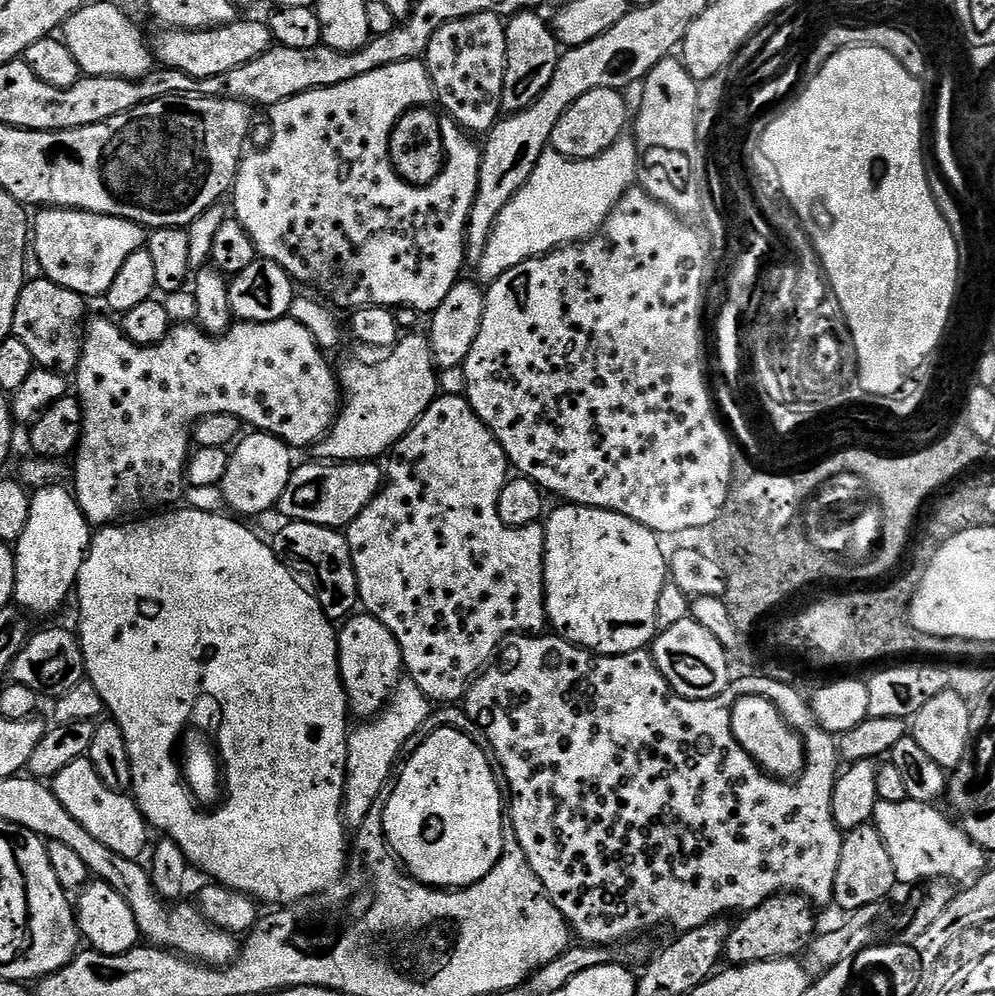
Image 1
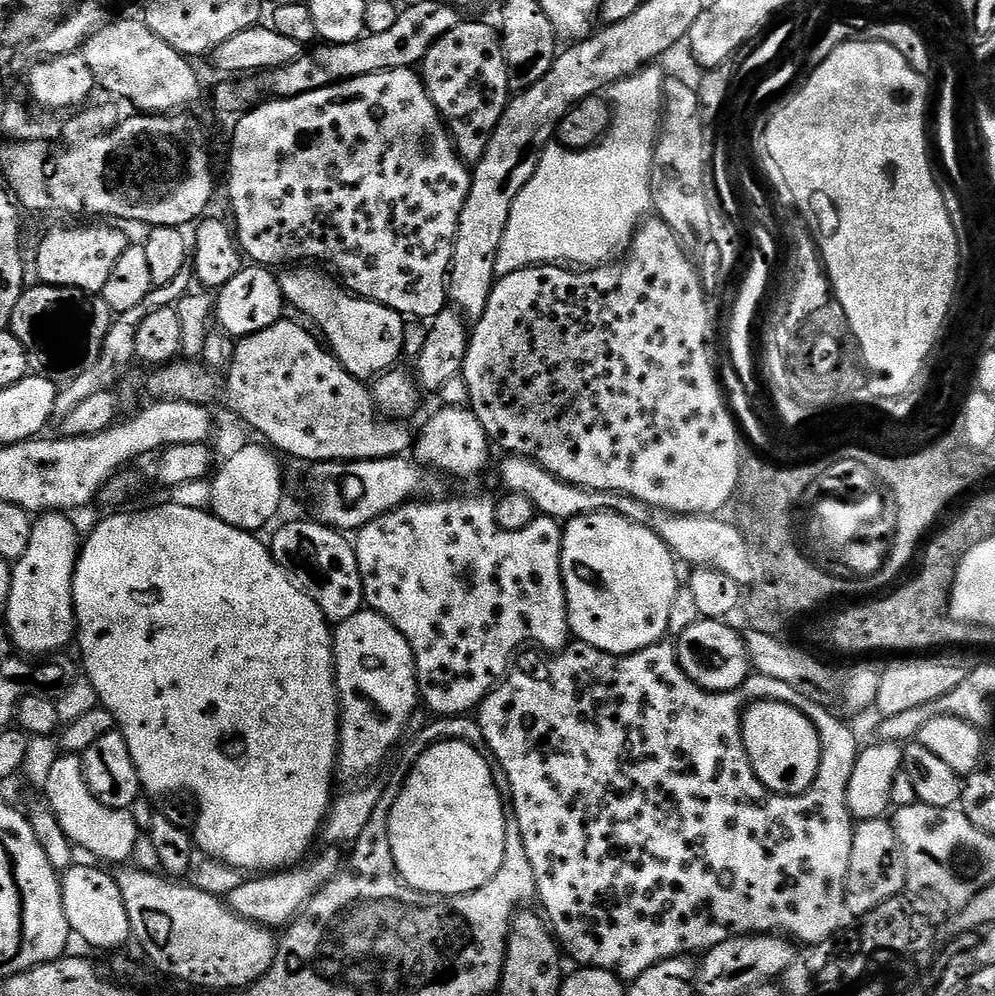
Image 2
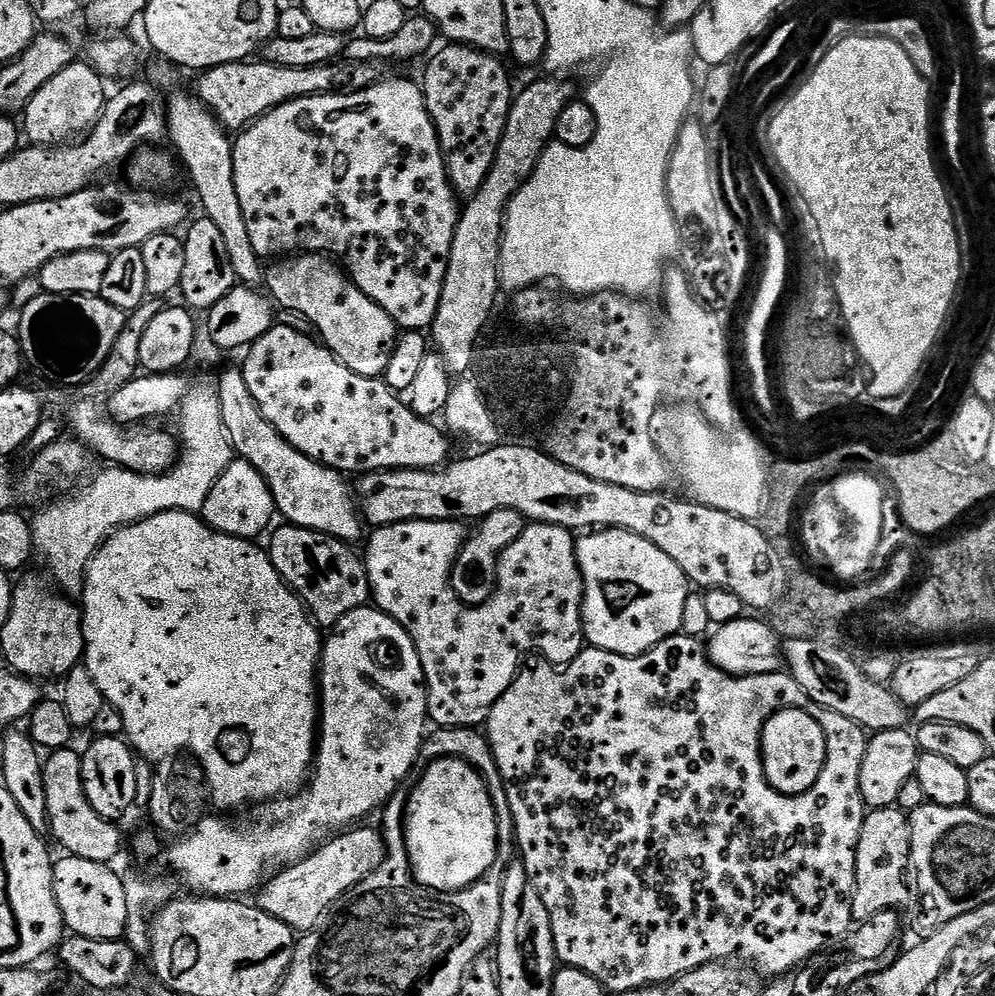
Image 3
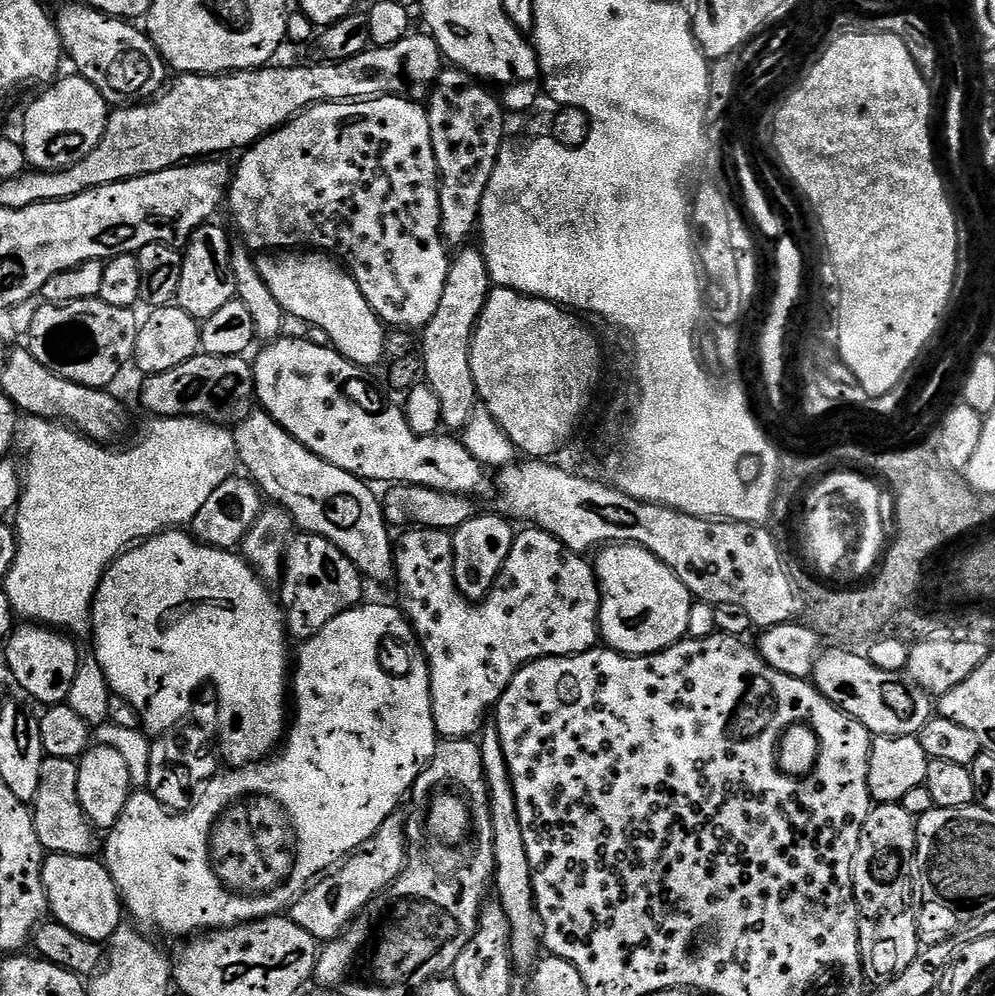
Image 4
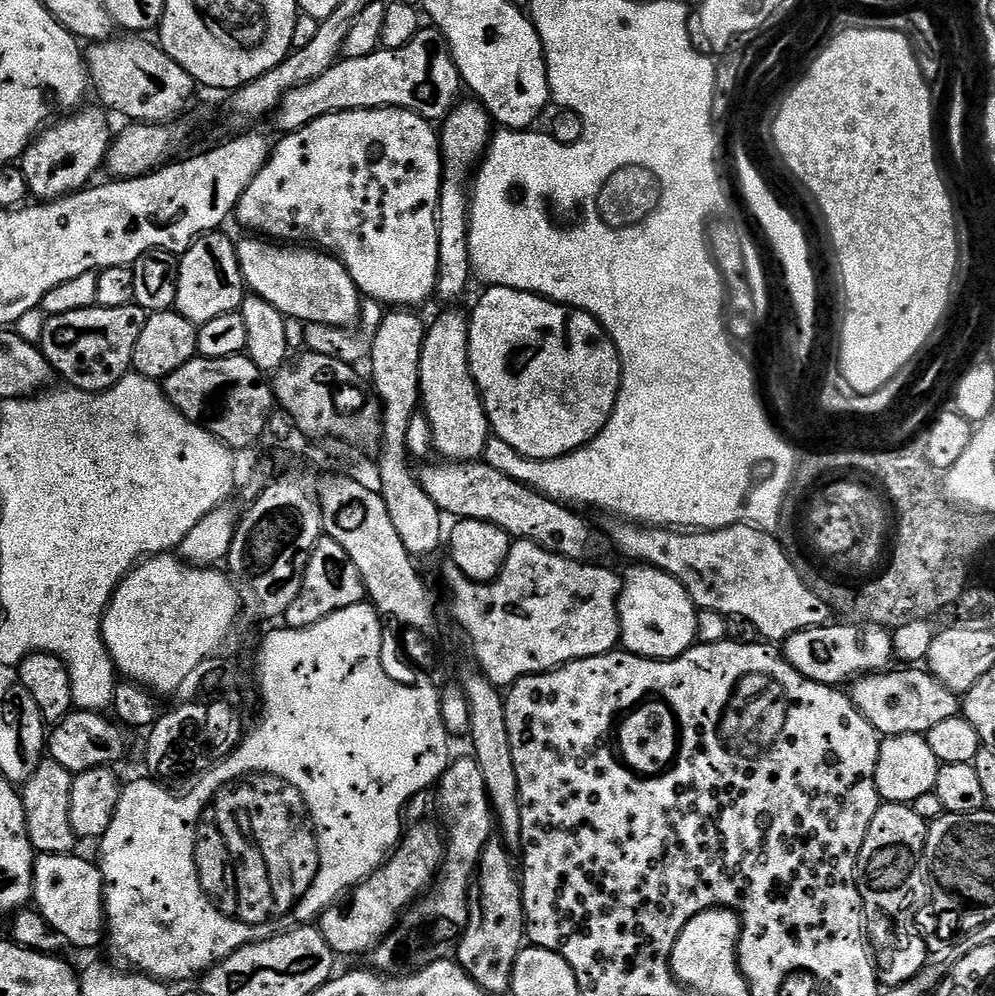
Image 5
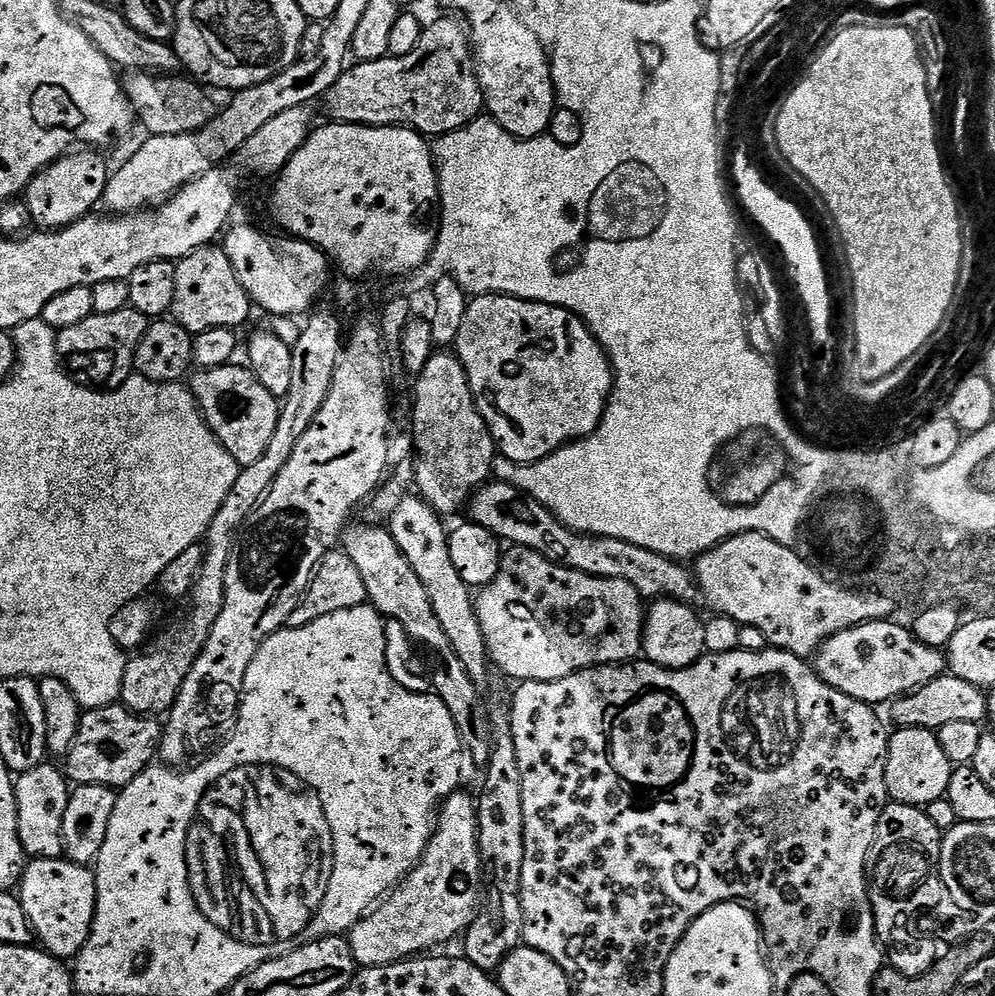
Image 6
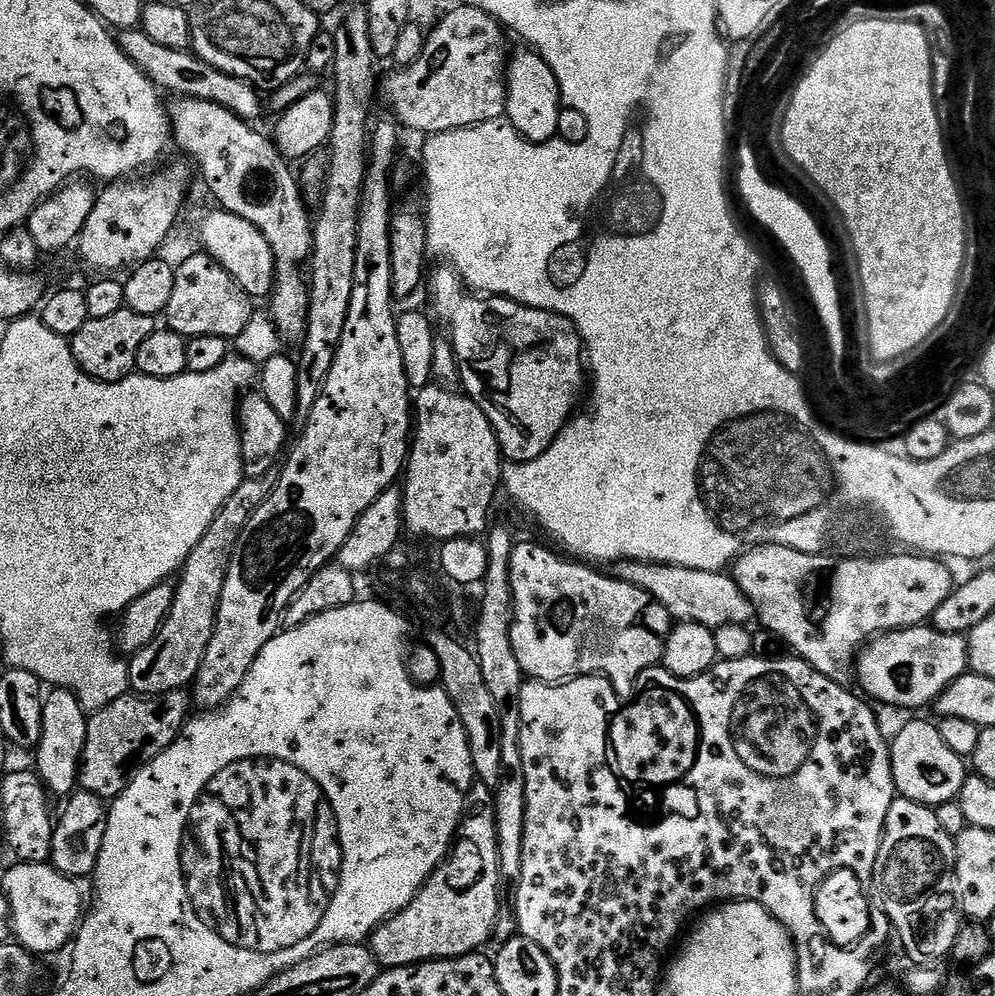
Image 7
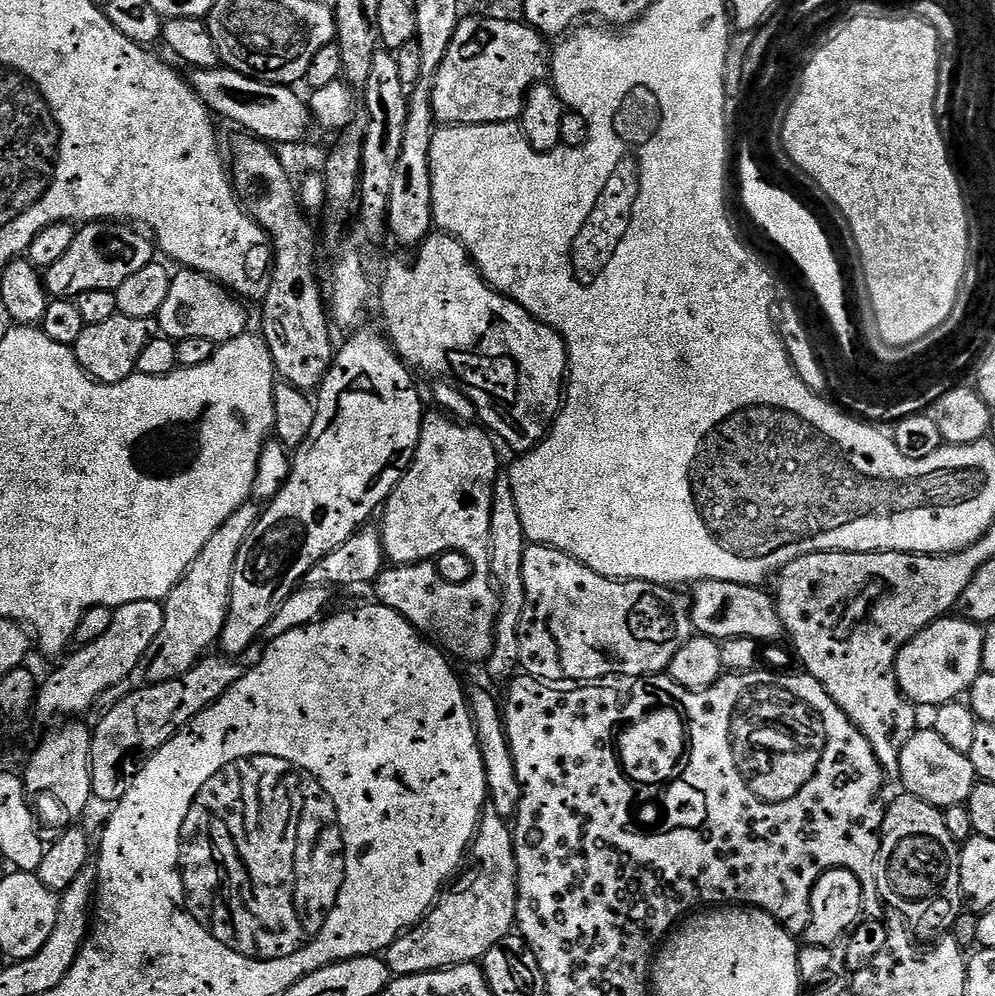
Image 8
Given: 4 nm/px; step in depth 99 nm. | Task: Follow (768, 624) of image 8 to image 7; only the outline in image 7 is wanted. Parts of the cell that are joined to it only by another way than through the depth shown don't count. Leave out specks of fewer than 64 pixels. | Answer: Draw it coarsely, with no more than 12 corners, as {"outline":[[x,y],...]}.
{"outline":[[617,560],[610,575],[676,622],[748,626],[751,602],[724,572]]}

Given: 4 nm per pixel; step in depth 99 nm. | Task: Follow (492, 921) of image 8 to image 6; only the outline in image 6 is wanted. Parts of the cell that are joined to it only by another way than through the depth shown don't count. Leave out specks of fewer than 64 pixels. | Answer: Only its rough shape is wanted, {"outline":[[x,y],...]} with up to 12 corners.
{"outline":[[476,800],[347,933],[360,968],[463,937],[482,900]]}

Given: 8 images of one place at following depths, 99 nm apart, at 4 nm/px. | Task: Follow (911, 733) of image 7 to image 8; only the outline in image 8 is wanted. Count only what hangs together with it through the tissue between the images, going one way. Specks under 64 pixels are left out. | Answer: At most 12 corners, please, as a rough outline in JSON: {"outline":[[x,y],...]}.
{"outline":[[936,732],[906,742],[899,783],[943,810],[977,782],[967,755]]}

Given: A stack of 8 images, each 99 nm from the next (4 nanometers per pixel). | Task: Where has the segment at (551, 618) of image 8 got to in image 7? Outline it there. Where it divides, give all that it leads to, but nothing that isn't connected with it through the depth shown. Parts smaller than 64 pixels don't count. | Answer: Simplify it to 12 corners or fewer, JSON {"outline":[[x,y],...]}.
{"outline":[[540,544],[510,558],[525,677],[620,690],[674,627],[638,586]]}

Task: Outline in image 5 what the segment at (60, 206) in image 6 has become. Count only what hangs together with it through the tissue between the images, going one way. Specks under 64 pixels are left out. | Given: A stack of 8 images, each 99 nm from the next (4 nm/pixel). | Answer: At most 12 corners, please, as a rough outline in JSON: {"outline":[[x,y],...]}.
{"outline":[[99,107],[53,123],[19,161],[37,201],[63,200],[105,167]]}

